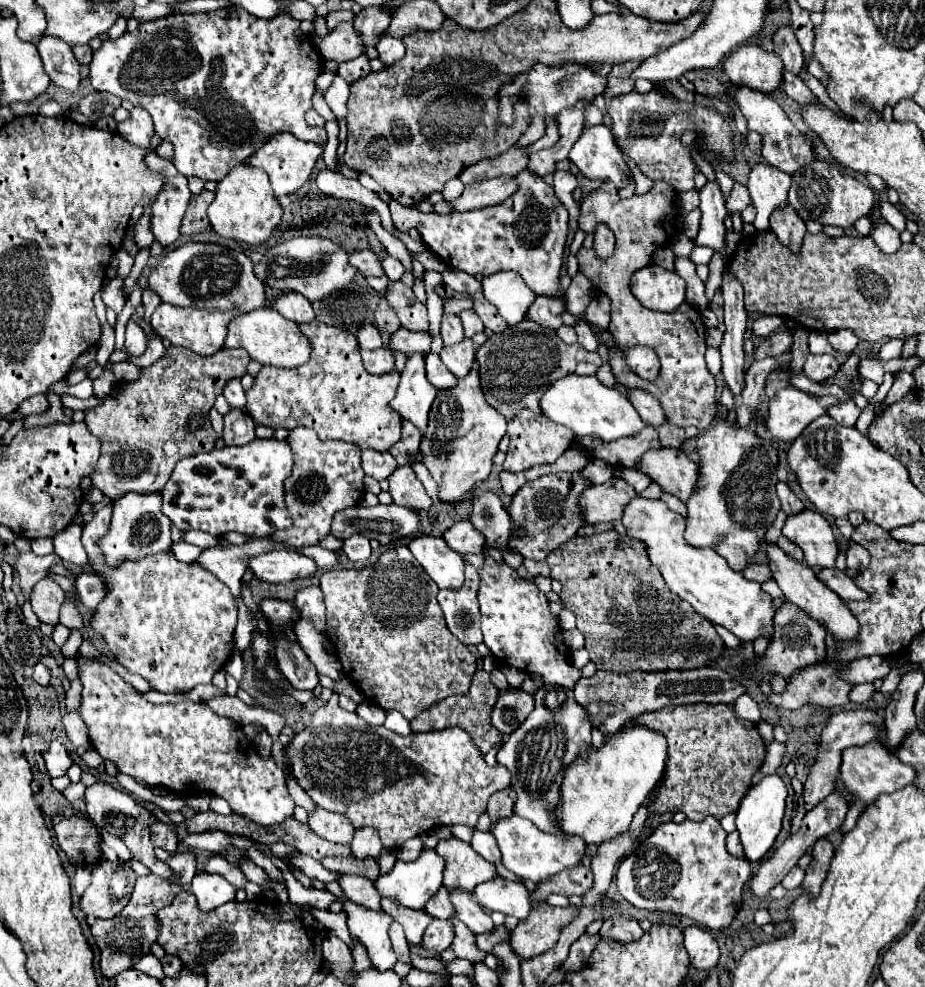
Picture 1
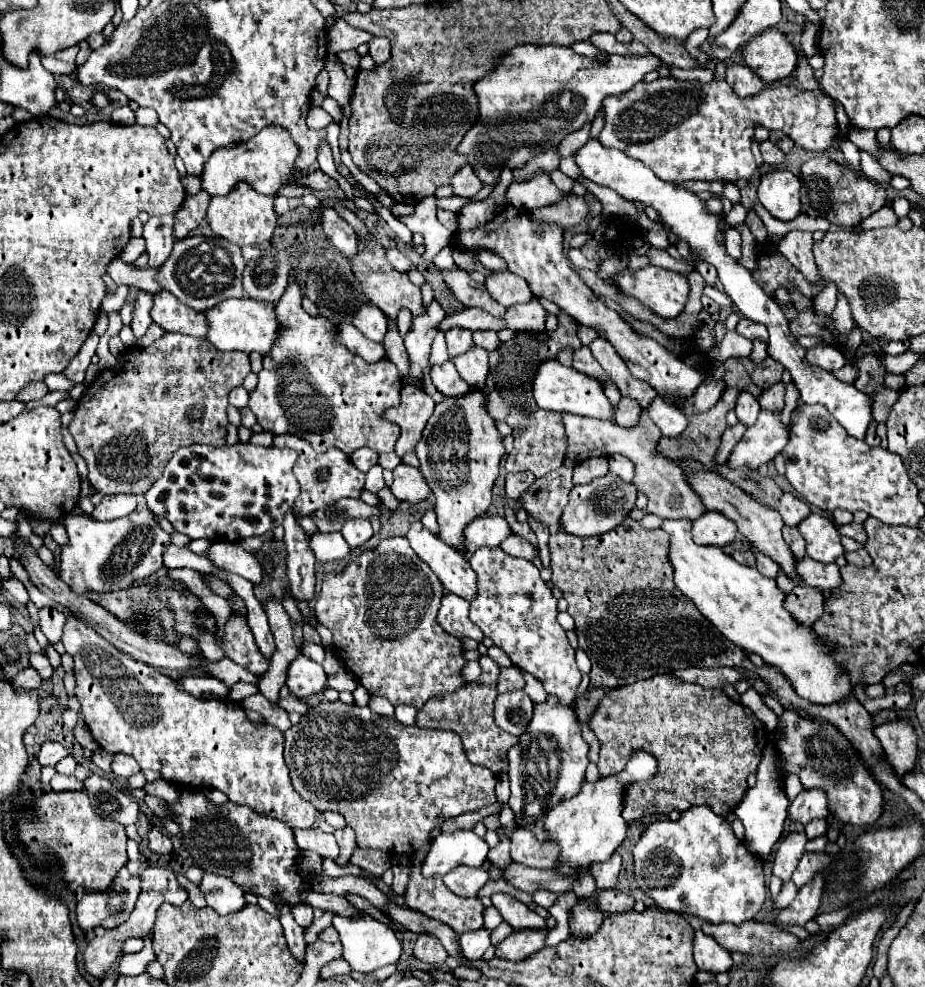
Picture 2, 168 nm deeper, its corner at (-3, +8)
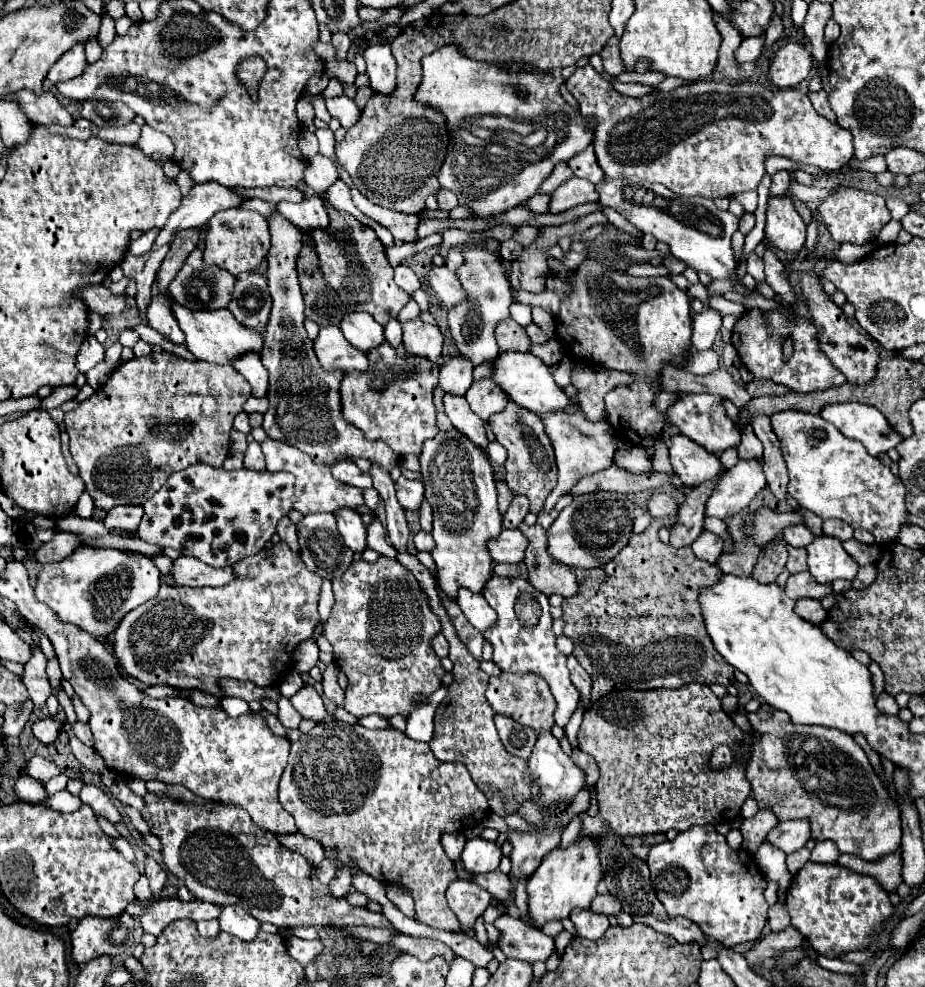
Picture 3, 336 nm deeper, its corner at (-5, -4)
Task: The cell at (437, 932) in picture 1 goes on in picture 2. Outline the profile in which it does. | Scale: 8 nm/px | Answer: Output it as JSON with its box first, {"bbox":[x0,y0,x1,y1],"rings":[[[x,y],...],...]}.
{"bbox":[414,932,448,966],"rings":[[[428,932],[424,936],[418,936],[414,954],[430,966],[440,966],[448,958],[448,952],[444,952],[444,946],[440,944],[440,940],[436,940],[436,936],[428,936]]]}

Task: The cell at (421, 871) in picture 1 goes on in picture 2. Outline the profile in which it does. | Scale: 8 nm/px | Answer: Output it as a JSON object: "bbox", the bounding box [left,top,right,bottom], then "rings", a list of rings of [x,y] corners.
{"bbox":[420,832,488,876],"rings":[[[454,832],[454,834],[438,834],[426,858],[422,860],[420,872],[422,876],[446,876],[452,868],[466,864],[466,866],[482,866],[488,854],[488,844],[484,838],[476,836],[474,832]]]}

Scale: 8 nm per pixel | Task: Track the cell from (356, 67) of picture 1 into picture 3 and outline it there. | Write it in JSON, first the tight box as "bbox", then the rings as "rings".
{"bbox":[326,62,356,84],"rings":[[[326,62],[326,74],[330,78],[338,78],[346,84],[352,84],[356,78],[356,68],[352,62]]]}

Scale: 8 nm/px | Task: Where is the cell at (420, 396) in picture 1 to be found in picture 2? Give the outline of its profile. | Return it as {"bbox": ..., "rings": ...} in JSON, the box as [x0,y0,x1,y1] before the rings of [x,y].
{"bbox":[404,300,444,390],"rings":[[[432,300],[428,306],[428,312],[422,316],[414,316],[414,328],[412,332],[404,338],[406,350],[410,354],[410,370],[406,376],[406,384],[412,384],[420,390],[424,390],[422,374],[430,366],[430,350],[432,350],[432,340],[436,336],[436,324],[444,318],[444,308],[440,302]]]}

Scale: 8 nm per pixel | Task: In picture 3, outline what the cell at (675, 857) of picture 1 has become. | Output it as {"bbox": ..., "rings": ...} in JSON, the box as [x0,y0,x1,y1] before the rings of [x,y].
{"bbox":[650,826,768,948],"rings":[[[694,826],[684,832],[680,832],[674,840],[666,840],[662,844],[652,846],[650,850],[650,872],[652,872],[652,884],[658,894],[658,900],[666,906],[668,914],[672,918],[684,916],[692,922],[696,922],[702,932],[708,938],[714,938],[716,942],[724,944],[726,948],[732,948],[736,944],[754,942],[760,938],[764,926],[766,926],[766,912],[768,904],[764,898],[766,880],[762,872],[758,872],[758,866],[754,864],[754,856],[746,850],[734,850],[726,844],[724,836],[714,830],[714,826]]]}

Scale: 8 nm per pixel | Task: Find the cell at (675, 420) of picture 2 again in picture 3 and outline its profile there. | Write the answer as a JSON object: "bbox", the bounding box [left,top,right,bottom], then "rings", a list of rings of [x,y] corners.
{"bbox":[670,434,722,486],"rings":[[[682,434],[670,436],[670,462],[674,474],[686,486],[698,486],[722,474],[722,464],[718,456],[706,452],[702,446]]]}

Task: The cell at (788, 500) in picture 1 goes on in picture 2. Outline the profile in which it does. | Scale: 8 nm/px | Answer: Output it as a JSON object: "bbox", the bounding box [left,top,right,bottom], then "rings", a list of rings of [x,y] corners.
{"bbox":[780,492,810,526],"rings":[[[790,492],[782,494],[782,498],[780,498],[780,516],[782,516],[784,524],[796,526],[808,514],[810,514],[810,506],[806,502],[802,502],[798,496],[794,496]]]}

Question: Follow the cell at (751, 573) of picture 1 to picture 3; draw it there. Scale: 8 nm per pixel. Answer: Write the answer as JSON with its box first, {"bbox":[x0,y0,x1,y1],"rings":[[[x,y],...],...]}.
{"bbox":[716,514,762,576],"rings":[[[742,514],[728,518],[726,524],[728,524],[730,538],[732,538],[732,552],[724,552],[722,558],[718,558],[716,566],[724,574],[750,576],[762,548],[752,540],[752,536],[746,536],[746,532],[742,530],[742,526],[744,526]]]}

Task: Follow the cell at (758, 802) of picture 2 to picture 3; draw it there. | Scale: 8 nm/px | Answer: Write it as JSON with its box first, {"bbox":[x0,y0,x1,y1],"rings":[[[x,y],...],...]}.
{"bbox":[754,842,792,892],"rings":[[[764,842],[754,858],[756,858],[756,864],[758,864],[760,872],[764,874],[764,878],[770,882],[776,882],[778,892],[786,892],[786,888],[792,880],[788,868],[786,868],[786,854],[780,848]]]}

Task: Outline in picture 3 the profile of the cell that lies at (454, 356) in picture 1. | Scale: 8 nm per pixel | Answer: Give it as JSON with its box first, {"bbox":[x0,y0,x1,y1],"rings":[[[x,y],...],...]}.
{"bbox":[466,378,508,422],"rings":[[[484,378],[480,382],[474,382],[466,394],[466,400],[470,404],[470,408],[486,422],[490,416],[502,412],[508,404],[506,394],[490,380]]]}

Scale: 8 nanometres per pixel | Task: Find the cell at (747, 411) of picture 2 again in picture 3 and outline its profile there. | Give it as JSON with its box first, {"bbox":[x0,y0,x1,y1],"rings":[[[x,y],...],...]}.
{"bbox":[738,426,762,460],"rings":[[[746,426],[742,432],[742,442],[738,448],[738,458],[740,460],[760,460],[762,458],[762,442],[754,436],[752,428]]]}

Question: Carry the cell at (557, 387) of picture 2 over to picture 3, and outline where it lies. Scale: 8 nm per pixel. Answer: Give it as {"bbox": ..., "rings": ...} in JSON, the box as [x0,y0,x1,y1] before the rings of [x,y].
{"bbox":[490,352,580,414],"rings":[[[500,352],[492,362],[492,376],[490,378],[504,390],[504,394],[512,402],[516,402],[522,408],[528,408],[536,414],[556,412],[556,410],[566,410],[566,412],[580,410],[580,406],[574,404],[572,398],[568,398],[562,392],[562,388],[556,386],[550,368],[530,352],[526,352],[526,354],[522,354],[522,352]]]}

